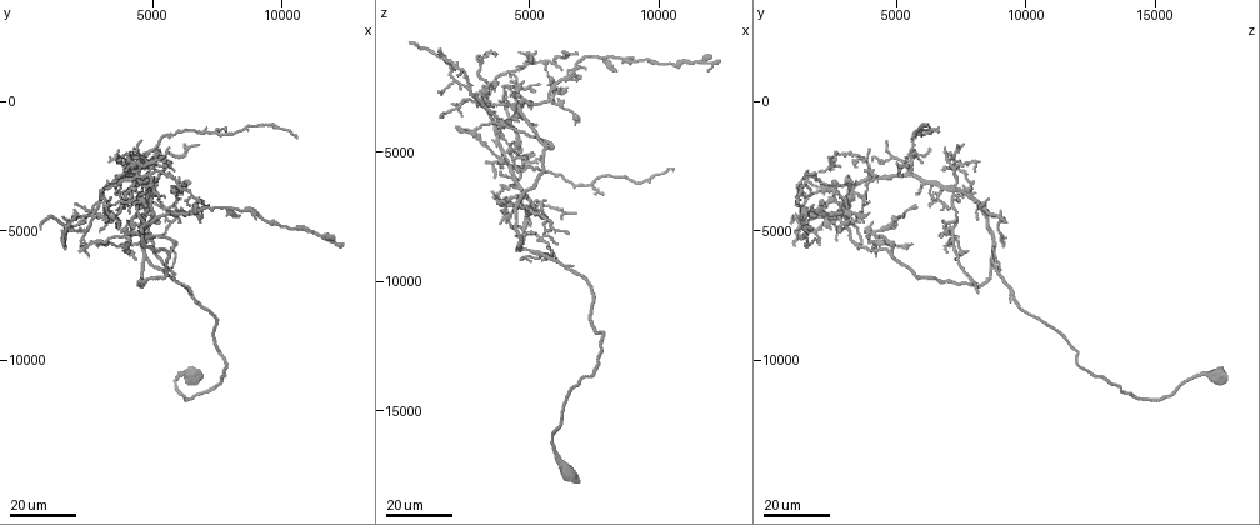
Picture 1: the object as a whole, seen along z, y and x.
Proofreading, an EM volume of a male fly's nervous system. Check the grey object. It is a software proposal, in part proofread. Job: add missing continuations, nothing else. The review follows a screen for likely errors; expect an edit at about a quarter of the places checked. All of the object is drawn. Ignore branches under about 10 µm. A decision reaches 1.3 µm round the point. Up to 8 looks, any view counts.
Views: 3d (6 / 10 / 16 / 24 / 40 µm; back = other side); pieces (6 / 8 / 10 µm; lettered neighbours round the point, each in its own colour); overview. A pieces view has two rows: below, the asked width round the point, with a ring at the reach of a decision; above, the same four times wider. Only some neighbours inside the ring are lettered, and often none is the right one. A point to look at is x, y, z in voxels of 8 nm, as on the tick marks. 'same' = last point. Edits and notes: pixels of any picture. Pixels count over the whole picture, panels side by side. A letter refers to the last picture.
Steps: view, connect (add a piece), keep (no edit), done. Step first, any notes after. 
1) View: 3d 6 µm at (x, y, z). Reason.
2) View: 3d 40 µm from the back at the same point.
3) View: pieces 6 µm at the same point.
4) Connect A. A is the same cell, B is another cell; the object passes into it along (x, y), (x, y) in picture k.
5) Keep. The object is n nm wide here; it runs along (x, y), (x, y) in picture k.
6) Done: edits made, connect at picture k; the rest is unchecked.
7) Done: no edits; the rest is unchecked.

View: 3d 24 µm at (5200, 2000, 2700). Long arm stops here.

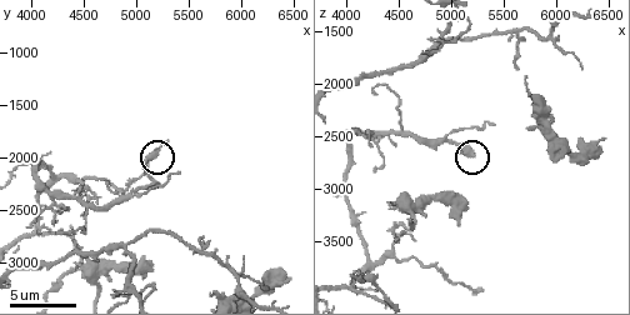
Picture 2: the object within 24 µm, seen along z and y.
View: 3d 6 µm at the same point.

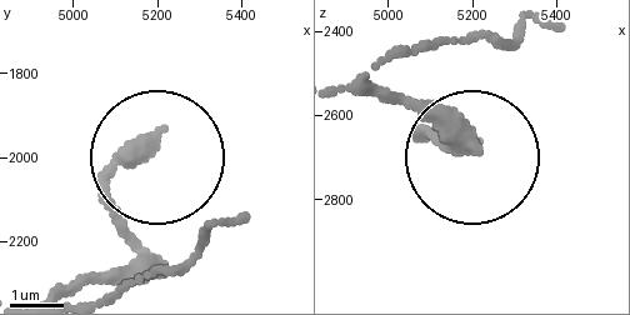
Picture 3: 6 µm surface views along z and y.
View: pieces 10 µm at the same point.

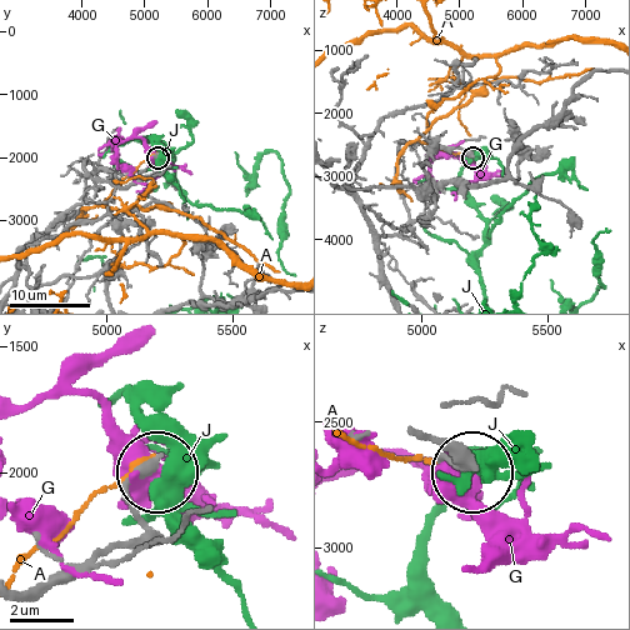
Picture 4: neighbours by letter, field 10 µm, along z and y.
Keep. The object is 330 nm wide here; A, G and J are other cells; no lettered piece goes on from it.

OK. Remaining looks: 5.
View: 3d 16 µm at (4000, 3500, 5800). Thin end.

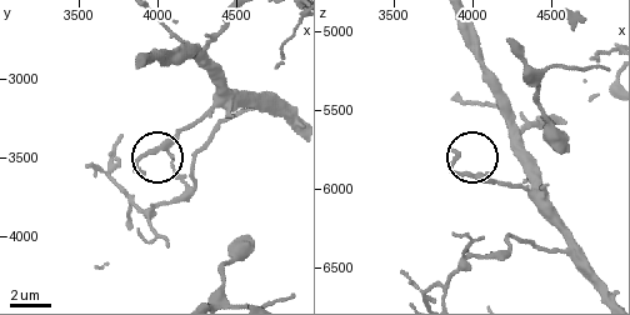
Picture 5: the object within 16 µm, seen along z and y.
View: pieces 8 µm at (3900, 3620, 5760). What lies round it.

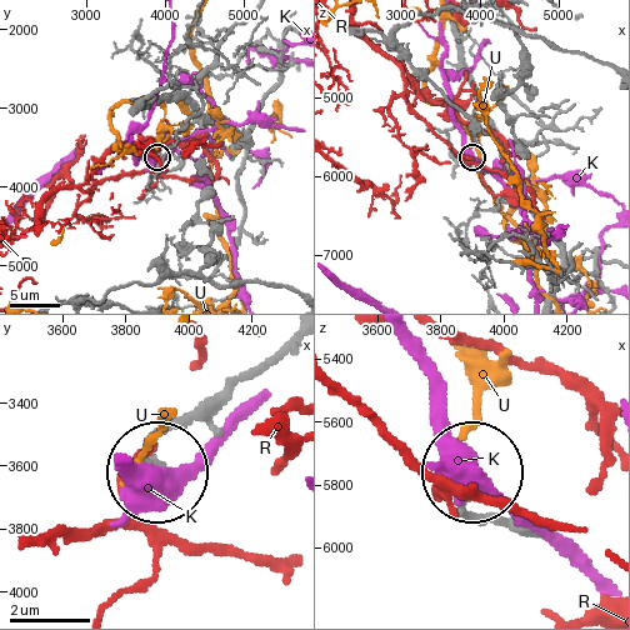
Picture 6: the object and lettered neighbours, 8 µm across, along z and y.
Keep. The object is 190 nm wide here; K, R and U are other cells; none of them fits.

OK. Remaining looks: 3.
View: pieces 6 µm at (4100, 2640, 3800). Tapers out.

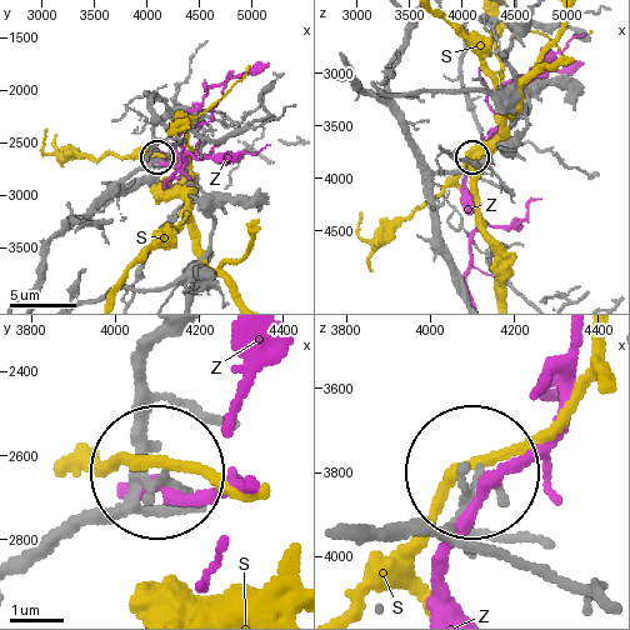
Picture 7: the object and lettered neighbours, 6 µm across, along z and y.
Keep. S and Z are other cells; no lettered piece goes on from it.

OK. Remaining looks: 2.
View: 3d 16 µm at (6700, 1700, 7400). Long arm stops here.

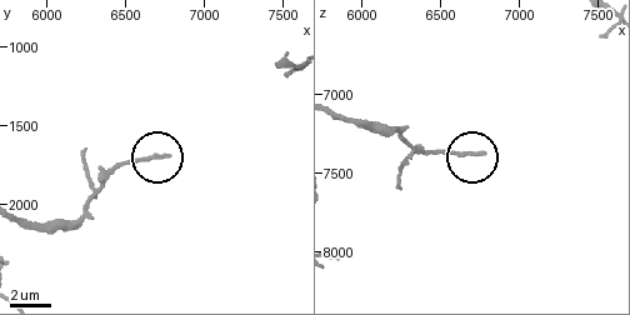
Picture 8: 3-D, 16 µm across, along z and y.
View: pieces 6 µm at (6780, 1700, 7360).

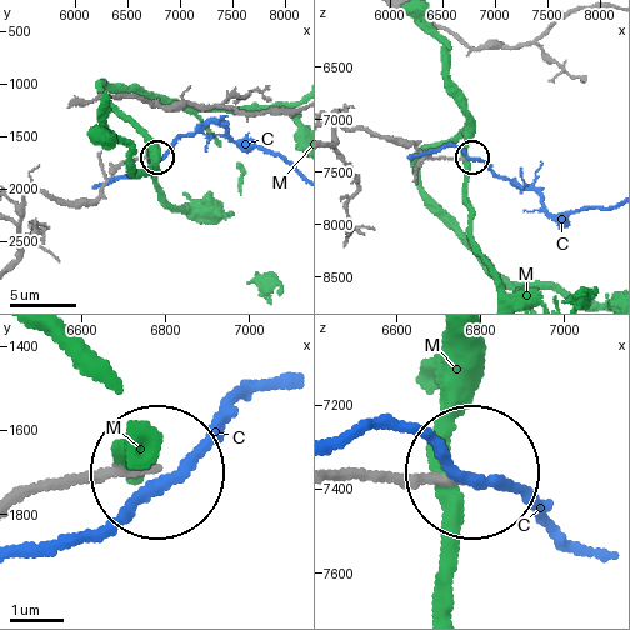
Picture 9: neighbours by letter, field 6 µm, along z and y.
Keep. C and M are other cells; no lettered piece goes on from it.

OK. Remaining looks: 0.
Done: no edits; the rest is unchecked.

